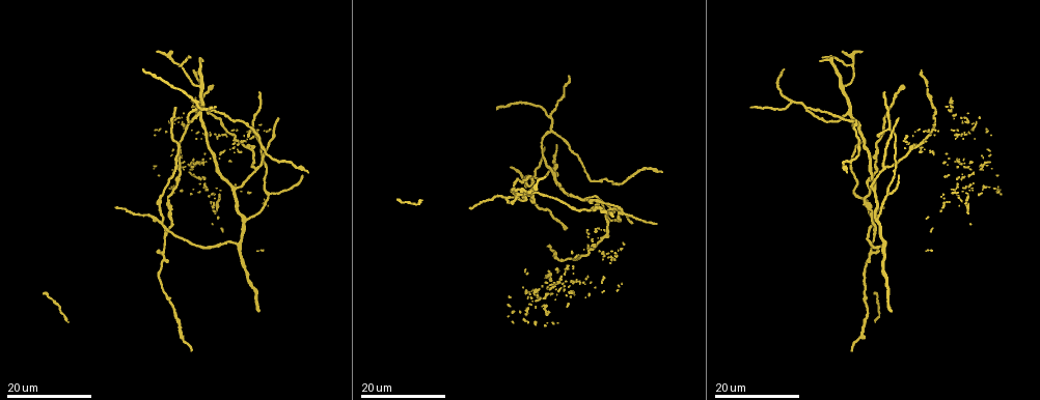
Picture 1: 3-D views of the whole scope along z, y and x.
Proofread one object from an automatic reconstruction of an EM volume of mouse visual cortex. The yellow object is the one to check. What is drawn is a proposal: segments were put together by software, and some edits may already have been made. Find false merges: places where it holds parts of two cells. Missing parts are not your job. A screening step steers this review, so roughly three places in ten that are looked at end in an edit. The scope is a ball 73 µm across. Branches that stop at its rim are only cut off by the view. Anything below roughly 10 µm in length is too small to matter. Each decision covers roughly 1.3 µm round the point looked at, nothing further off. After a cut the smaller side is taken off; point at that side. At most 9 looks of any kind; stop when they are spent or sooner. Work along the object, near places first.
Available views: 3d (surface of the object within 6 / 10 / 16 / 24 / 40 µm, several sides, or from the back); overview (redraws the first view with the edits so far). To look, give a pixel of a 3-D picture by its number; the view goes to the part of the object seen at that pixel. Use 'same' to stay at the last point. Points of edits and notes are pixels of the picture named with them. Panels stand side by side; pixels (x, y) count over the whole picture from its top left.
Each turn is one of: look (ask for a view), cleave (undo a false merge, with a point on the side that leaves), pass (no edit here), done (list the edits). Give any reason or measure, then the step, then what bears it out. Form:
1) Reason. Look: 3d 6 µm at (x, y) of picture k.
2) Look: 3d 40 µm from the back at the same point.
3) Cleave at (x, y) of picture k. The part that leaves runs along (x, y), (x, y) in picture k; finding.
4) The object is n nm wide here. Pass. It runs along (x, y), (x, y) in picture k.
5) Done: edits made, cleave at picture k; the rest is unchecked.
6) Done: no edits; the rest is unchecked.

Narrows sharply. Look: 3d 24 µm at (195, 165) of picture 1.

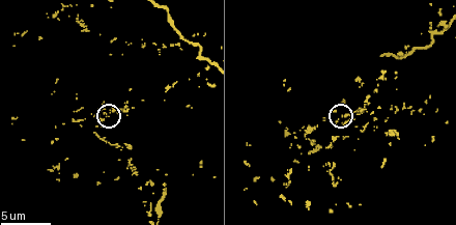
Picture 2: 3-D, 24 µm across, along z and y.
Look: 3d 6 µm at (106, 112) of picture 2.

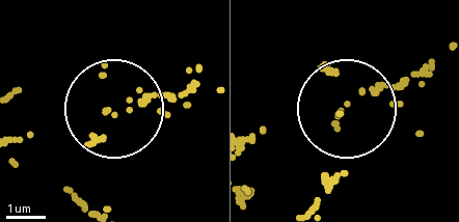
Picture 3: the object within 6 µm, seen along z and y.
3 arms meet here. Pass. Continuous, no second cell.

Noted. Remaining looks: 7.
Branch point. Look: 3d 24 µm at (848, 113) of picture 1.

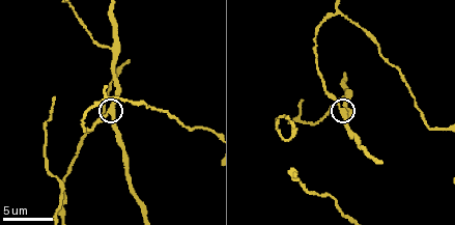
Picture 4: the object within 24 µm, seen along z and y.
Look: 3d 10 µm at (340, 108) of picture 4.

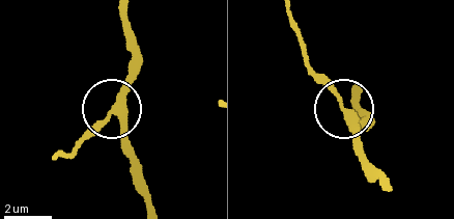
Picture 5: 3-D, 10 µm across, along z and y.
Look: 3d 6 µm at (347, 112) of picture 5.

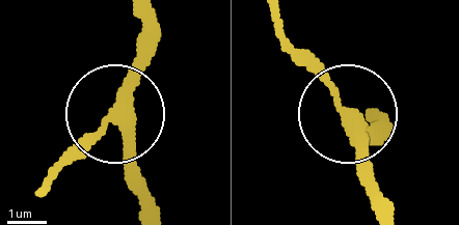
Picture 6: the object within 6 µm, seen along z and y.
3 arms meet here. Pass. It runs along (153, 205), (116, 106), (146, 17) in picture 6; continuous, no second cell.

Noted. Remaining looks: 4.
A fork. Look: 3d 16 µm at (884, 168) of picture 1.

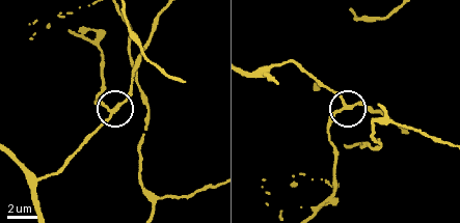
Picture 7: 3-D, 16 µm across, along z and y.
Closer look. Look: 3d 10 µm at (342, 107) of picture 7.

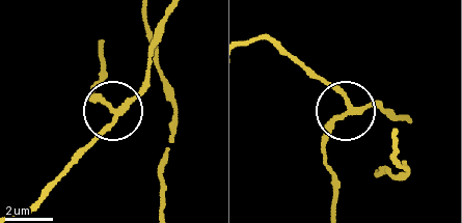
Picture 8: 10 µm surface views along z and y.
3 arms meet here. Pass. It runs along (246, 40), (275, 43), (329, 82), (353, 111), (381, 106) in picture 8; continuous, no second cell.

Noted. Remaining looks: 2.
Three-way junction. Look: 3d 24 µm at (923, 142) of picture 1.

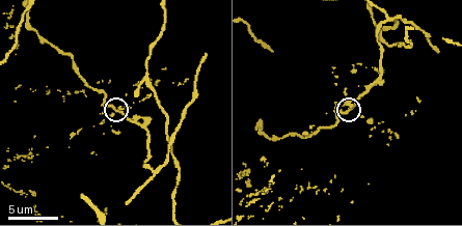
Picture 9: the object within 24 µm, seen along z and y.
Look: 3d 10 µm at the same point.

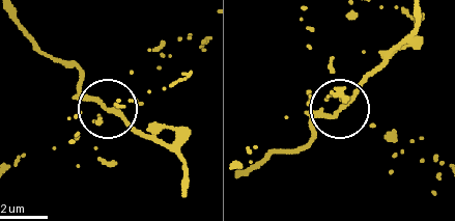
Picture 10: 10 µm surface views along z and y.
The side arm is 42 µm long. Cleave at (95, 121) of picture 10. A second cell is stuck on.

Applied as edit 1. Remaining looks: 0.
Done: edits made, cleave at picture 10; the rest is unchecked.

